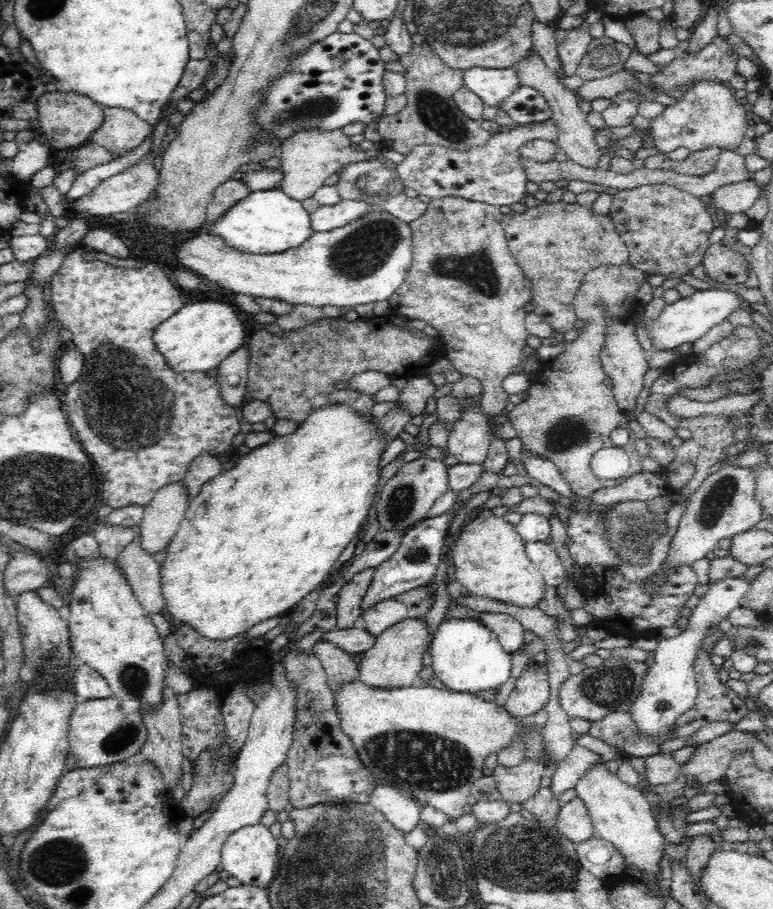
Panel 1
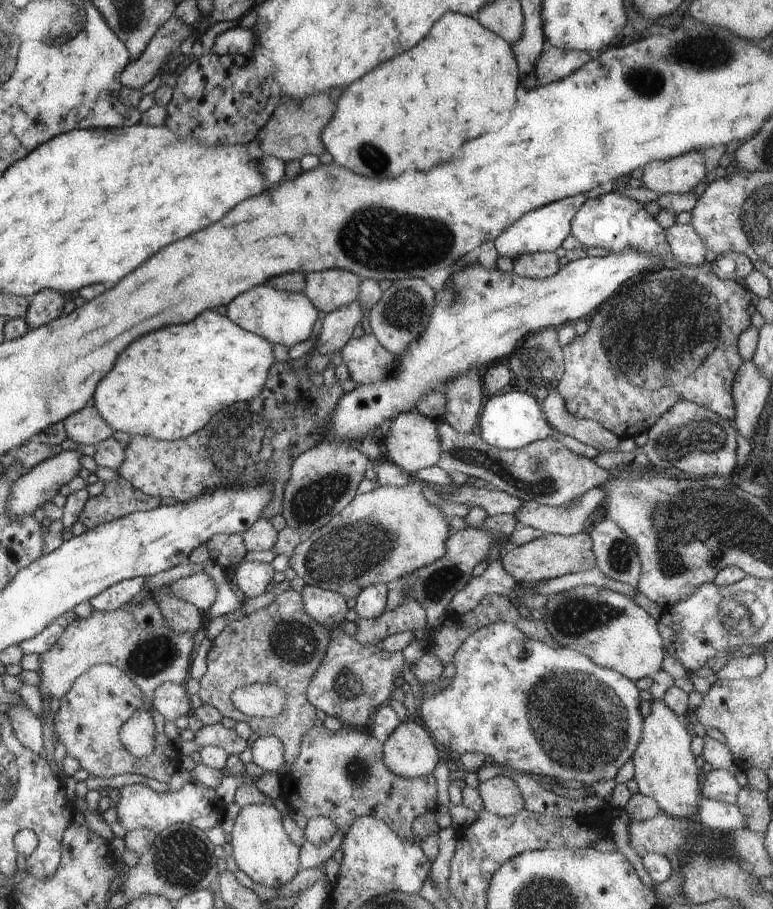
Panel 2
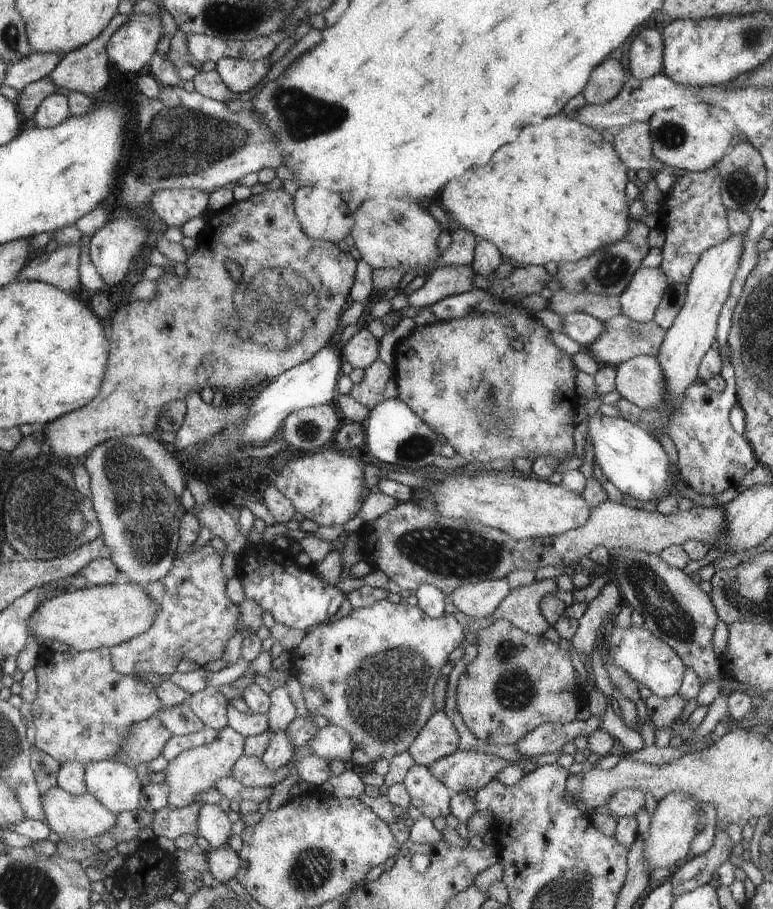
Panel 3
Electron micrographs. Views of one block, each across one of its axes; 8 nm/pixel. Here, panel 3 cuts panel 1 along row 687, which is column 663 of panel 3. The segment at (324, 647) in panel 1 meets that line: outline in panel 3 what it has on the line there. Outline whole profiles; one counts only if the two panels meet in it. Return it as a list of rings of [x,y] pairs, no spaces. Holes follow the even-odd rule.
[[[617,314],[605,322],[605,332],[595,344],[585,346],[601,366],[619,366],[637,356],[657,356],[663,344],[665,332],[653,320],[647,324],[635,324],[627,316]]]

